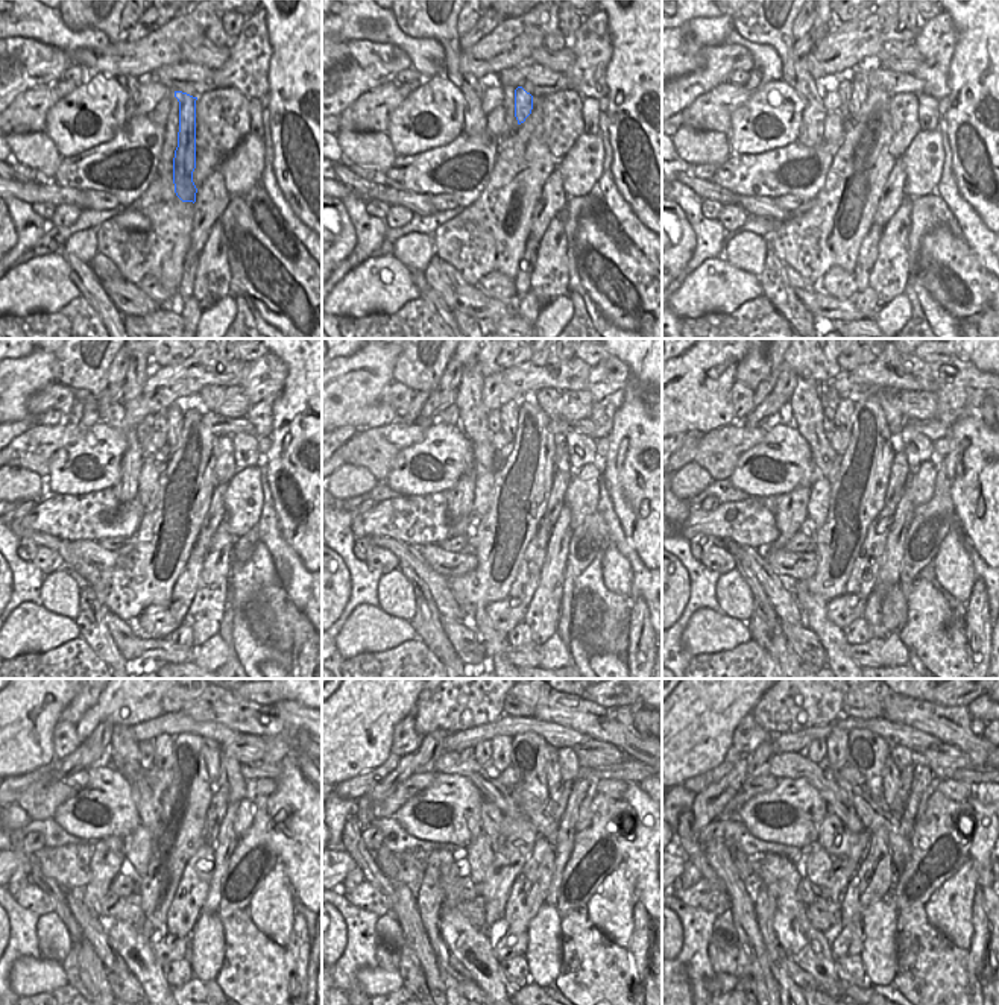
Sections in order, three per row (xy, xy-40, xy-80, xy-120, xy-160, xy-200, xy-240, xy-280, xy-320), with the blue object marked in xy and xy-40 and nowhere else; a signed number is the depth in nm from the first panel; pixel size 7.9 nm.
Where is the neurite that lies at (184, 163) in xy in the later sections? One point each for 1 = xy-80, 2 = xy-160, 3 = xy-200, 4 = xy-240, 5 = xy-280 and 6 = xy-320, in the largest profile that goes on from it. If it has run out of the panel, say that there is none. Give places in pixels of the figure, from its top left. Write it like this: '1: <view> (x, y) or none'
1: xy-80 (860, 85)
2: xy-160 (509, 412)
3: xy-200 (844, 407)
4: xy-240 (163, 759)
5: xy-280 (500, 746)
6: xy-320 (837, 741)

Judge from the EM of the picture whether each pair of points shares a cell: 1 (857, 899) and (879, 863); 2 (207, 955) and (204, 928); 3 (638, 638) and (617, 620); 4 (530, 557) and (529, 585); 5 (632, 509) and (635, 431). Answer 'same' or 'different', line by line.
1: same
2: same
3: different
4: same
5: same

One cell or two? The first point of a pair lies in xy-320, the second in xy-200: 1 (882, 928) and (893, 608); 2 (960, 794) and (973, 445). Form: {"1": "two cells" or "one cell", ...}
{"1": "one cell", "2": "two cells"}

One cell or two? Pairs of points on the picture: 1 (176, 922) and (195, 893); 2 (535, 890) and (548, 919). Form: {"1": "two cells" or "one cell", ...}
{"1": "one cell", "2": "two cells"}

